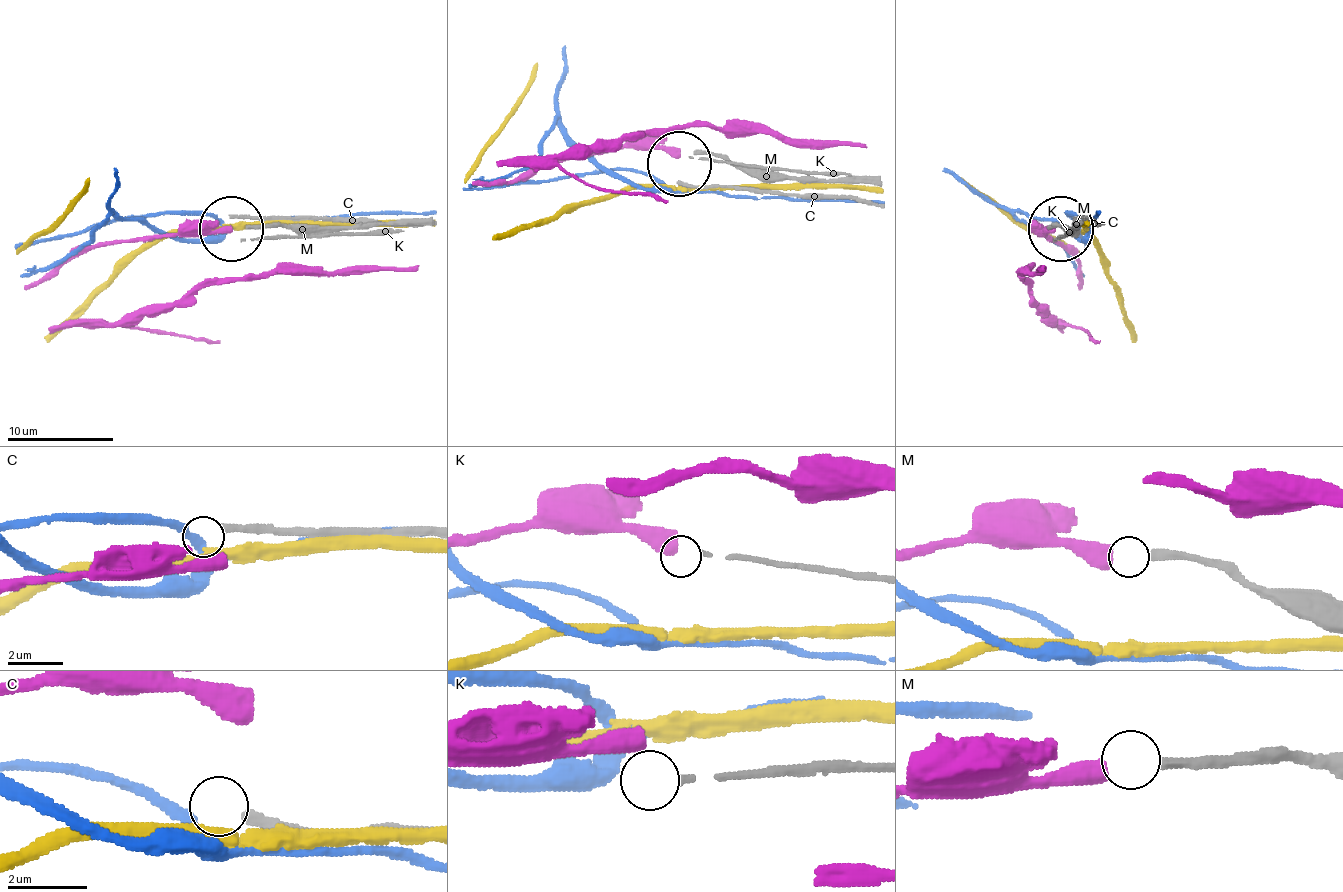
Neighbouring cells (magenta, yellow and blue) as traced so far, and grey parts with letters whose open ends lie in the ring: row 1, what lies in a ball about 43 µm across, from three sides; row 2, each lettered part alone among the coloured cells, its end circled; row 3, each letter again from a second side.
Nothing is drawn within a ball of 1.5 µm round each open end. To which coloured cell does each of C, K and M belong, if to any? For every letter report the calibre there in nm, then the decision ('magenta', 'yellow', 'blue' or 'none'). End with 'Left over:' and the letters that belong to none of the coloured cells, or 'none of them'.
C: calibre 280 nm; none
K: calibre 110 nm; none
M: calibre 280 nm; magenta
Left over: C, K

